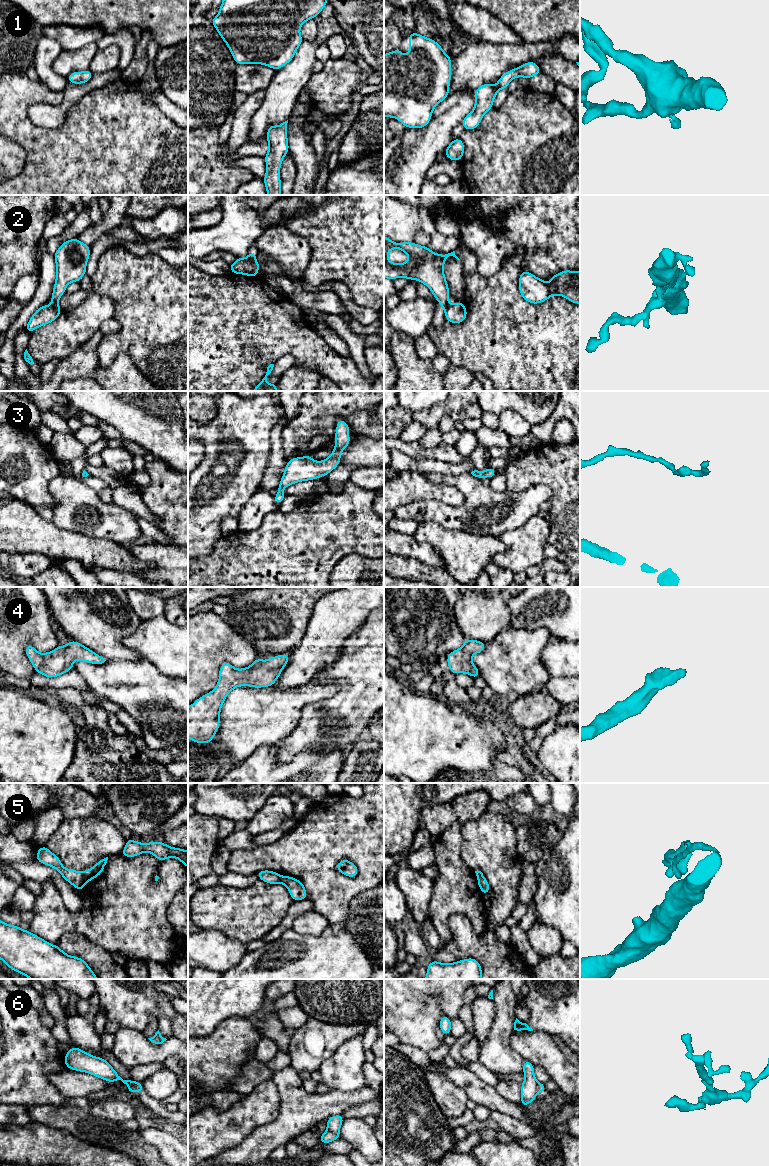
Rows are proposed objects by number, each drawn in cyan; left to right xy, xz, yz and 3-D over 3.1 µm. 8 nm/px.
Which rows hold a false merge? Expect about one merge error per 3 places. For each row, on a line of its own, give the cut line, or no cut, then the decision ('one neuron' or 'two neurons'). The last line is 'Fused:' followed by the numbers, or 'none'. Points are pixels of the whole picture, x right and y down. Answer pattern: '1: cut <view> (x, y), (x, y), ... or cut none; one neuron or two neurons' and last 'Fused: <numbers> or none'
1: cut none; one neuron
2: cut xy (52, 303), (58, 307); two neurons
3: cut none; one neuron
4: cut none; one neuron
5: cut xy (83, 872), (88, 879); two neurons
6: cut xz (327, 1129), (338, 1132); two neurons
Fused: 2, 5, 6

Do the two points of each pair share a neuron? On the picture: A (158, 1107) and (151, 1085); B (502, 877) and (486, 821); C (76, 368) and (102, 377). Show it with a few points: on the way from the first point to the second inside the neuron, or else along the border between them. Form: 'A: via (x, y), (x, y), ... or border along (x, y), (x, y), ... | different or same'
A: border along (145, 1091), (160, 1101) | different
B: via (500, 863), (490, 846), (490, 835) | same
C: border along (99, 363), (92, 376) | different

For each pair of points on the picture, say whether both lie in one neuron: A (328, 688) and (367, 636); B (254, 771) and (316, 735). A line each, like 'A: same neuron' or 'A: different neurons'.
A: different neurons
B: different neurons

